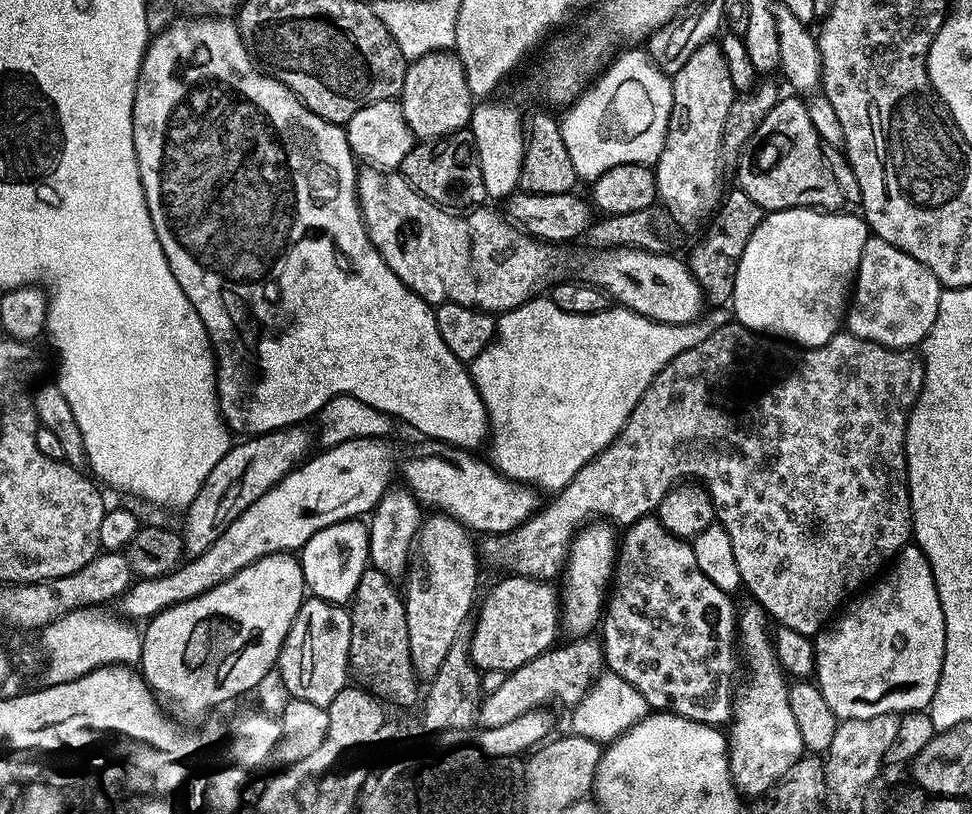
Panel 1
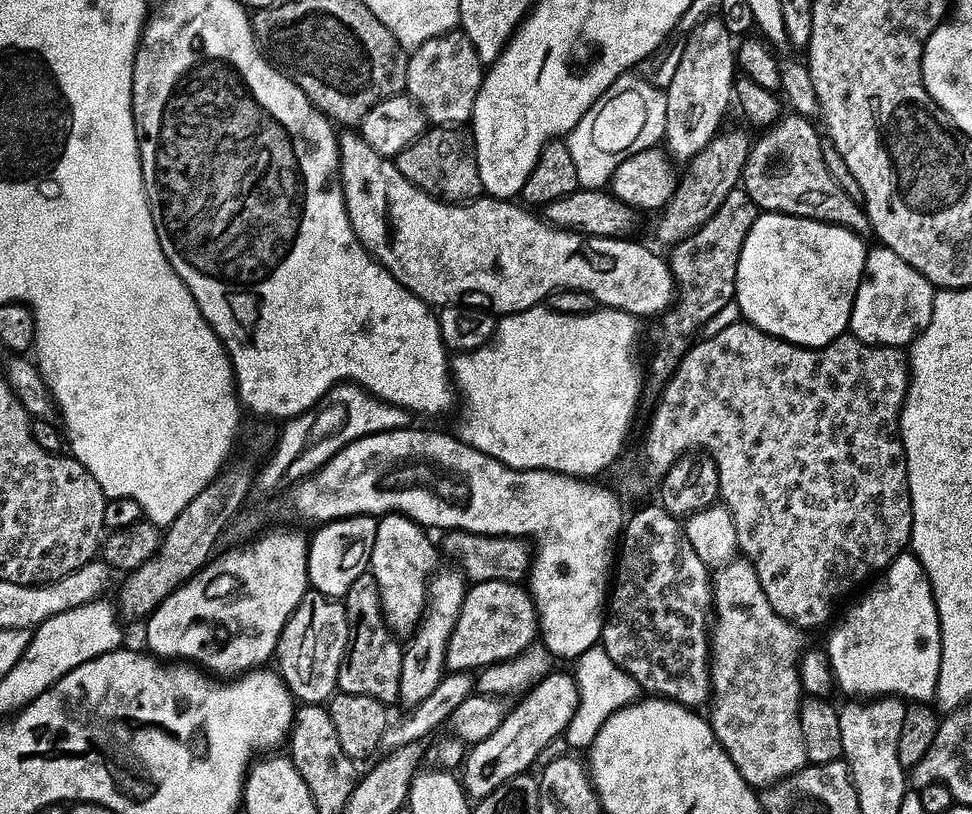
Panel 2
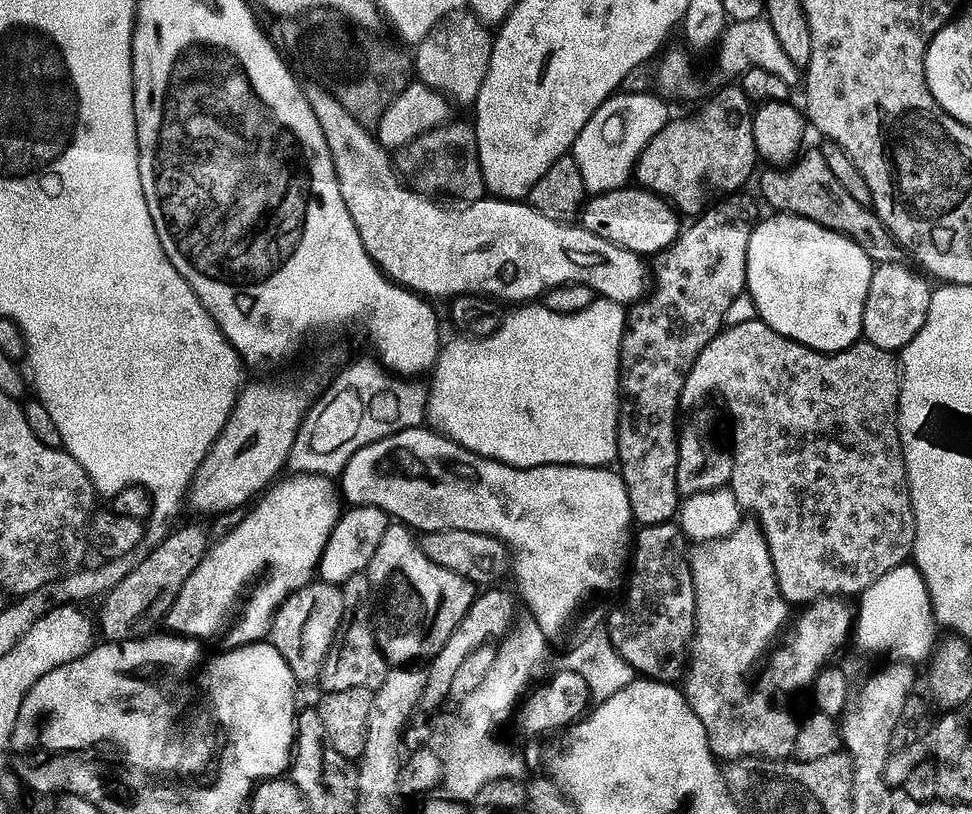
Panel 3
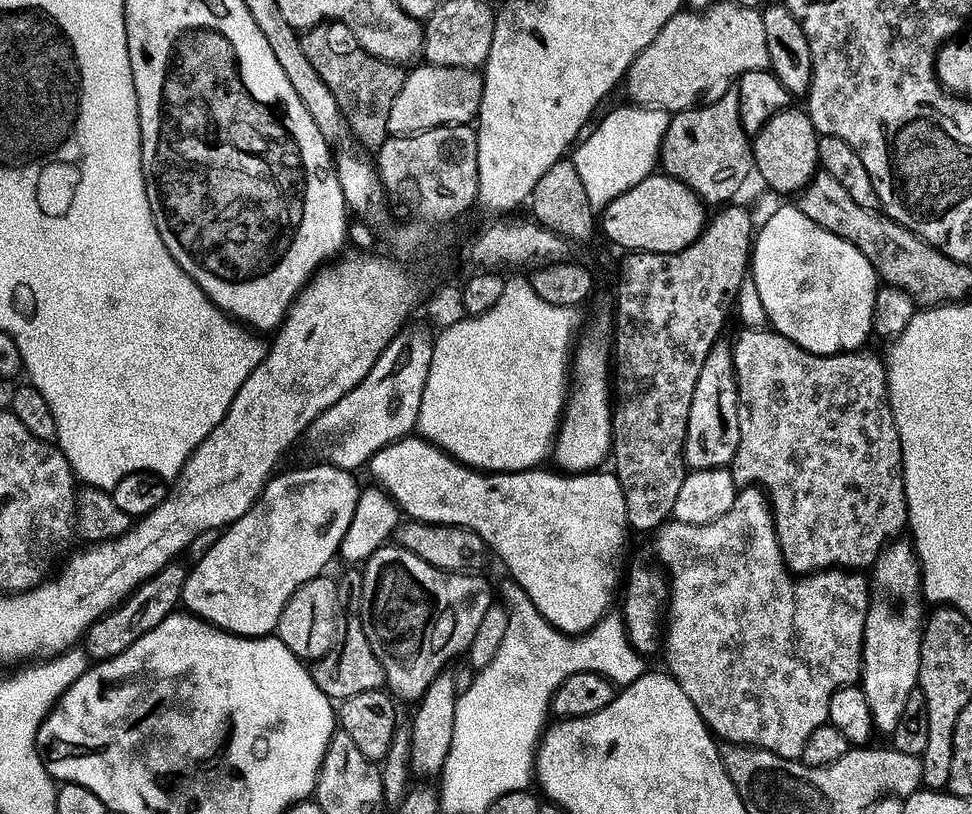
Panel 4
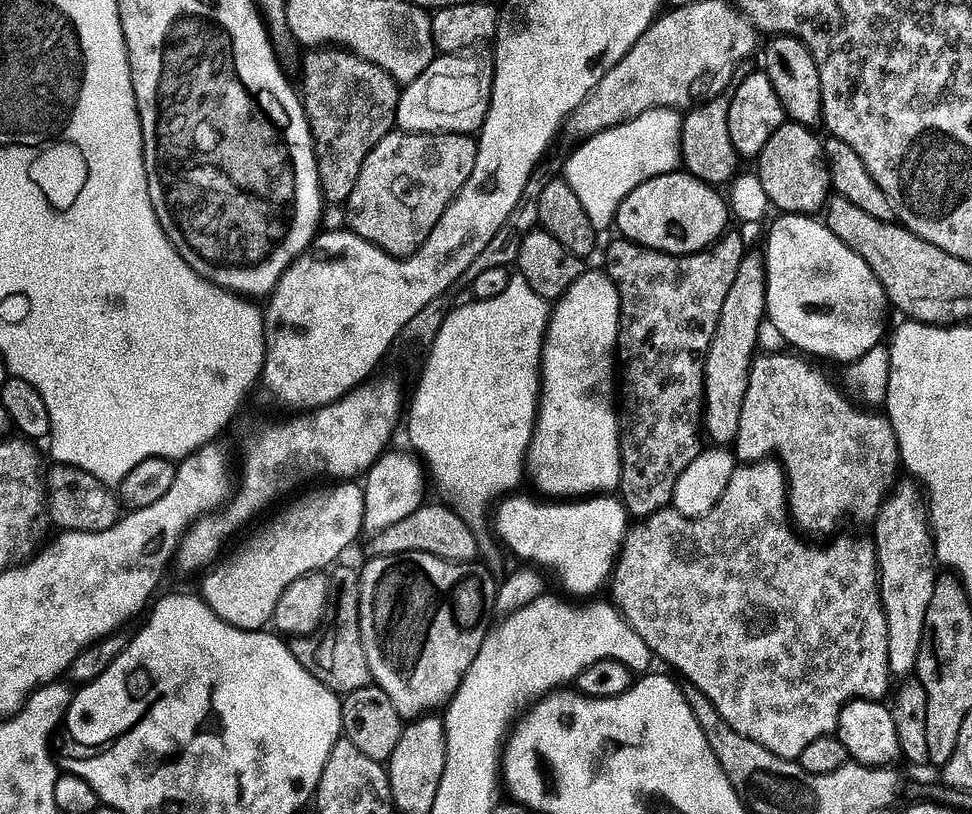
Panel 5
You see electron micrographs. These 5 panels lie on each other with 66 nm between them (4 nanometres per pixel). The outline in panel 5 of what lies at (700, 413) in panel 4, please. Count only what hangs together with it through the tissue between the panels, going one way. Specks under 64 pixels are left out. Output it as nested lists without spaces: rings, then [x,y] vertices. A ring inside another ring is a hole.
[[[745,255],[734,286],[726,297],[726,306],[718,320],[708,355],[704,359],[704,399],[702,432],[716,446],[735,445],[742,422],[742,406],[750,386],[752,361],[758,355],[759,327],[768,314],[768,266],[763,255]]]

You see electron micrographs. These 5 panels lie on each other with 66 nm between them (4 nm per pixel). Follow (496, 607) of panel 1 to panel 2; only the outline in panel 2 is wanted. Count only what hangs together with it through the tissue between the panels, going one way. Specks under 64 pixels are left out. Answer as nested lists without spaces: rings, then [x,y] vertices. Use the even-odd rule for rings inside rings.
[[[510,581],[473,583],[464,600],[462,614],[458,618],[458,626],[450,638],[447,671],[449,673],[473,673],[475,670],[485,670],[504,661],[511,661],[537,643],[540,631],[541,626],[536,611],[536,602],[532,599],[527,587]]]

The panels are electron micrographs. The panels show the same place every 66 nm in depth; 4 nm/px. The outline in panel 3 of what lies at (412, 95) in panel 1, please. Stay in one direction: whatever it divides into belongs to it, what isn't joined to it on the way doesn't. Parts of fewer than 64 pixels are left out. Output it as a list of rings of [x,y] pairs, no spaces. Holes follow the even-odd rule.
[[[463,10],[445,17],[424,41],[415,45],[415,79],[453,101],[475,105],[482,82],[486,82],[486,74],[490,70],[494,38],[488,32],[489,29],[471,11]]]

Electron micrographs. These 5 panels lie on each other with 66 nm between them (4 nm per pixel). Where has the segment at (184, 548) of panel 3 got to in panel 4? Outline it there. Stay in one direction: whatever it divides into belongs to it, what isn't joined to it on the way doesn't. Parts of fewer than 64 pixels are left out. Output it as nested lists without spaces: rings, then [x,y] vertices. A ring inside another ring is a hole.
[[[180,562],[169,564],[154,578],[150,578],[145,584],[140,585],[123,604],[118,605],[107,616],[103,616],[97,624],[92,625],[82,641],[83,651],[89,661],[103,662],[118,658],[118,654],[130,650],[130,646],[134,646],[134,642],[138,642],[138,638],[142,638],[146,634],[150,634],[150,630],[162,626],[164,619],[173,615],[181,607],[183,588],[186,586],[188,576],[189,569],[183,568]]]

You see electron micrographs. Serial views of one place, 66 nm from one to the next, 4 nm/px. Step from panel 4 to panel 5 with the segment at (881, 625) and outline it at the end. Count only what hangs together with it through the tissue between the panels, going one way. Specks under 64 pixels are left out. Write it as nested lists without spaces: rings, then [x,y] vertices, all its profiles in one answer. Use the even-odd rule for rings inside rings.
[[[899,483],[893,489],[874,521],[880,597],[887,616],[890,666],[893,675],[898,678],[909,677],[915,671],[924,637],[926,614],[938,579],[936,547],[928,519],[928,507],[923,493],[913,483],[907,483]]]

